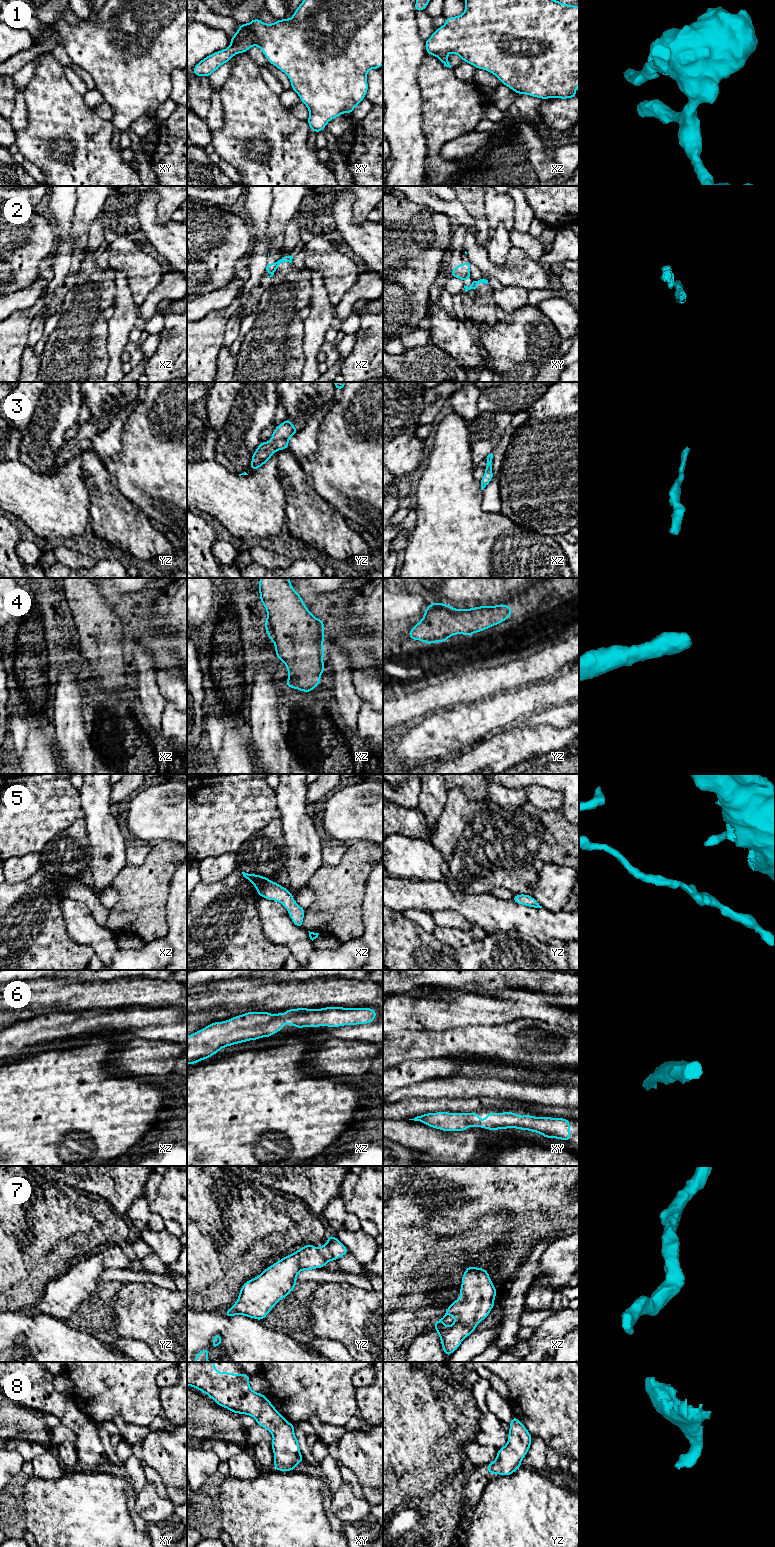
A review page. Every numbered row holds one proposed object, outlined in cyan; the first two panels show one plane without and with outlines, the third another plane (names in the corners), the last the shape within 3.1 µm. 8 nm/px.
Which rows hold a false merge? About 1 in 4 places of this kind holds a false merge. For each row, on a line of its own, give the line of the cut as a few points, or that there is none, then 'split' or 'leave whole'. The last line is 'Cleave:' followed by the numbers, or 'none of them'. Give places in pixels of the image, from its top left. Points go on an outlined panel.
1: cut xy (231, 43), (251, 41), (254, 44); split
2: cut xz (276, 261), (277, 266); split
3: cut none; leave whole
4: cut none; leave whole
5: cut none; leave whole
6: cut none; leave whole
7: cut none; leave whole
8: cut none; leave whole
Cleave: 1, 2

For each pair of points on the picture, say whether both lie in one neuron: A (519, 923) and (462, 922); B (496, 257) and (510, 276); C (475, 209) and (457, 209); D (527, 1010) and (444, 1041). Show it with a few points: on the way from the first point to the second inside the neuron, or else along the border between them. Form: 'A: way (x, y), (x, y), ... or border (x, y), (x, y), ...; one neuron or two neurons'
A: border (450, 909), (462, 914), (474, 927); two neurons
B: border (512, 247), (502, 264), (492, 264), (489, 262); two neurons
C: border (457, 198), (475, 220); two neurons
D: border (508, 1021), (472, 1028), (461, 1026); two neurons

